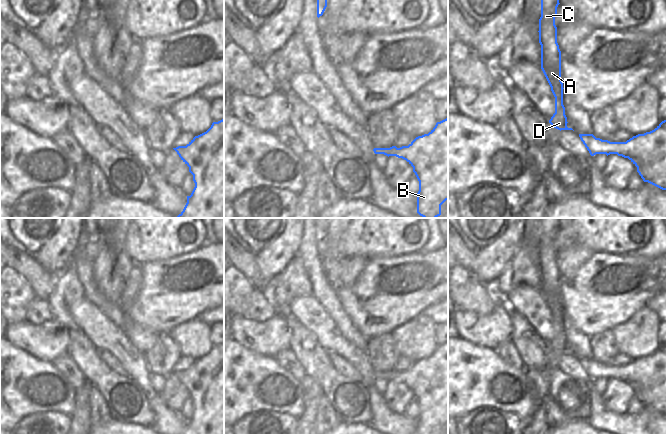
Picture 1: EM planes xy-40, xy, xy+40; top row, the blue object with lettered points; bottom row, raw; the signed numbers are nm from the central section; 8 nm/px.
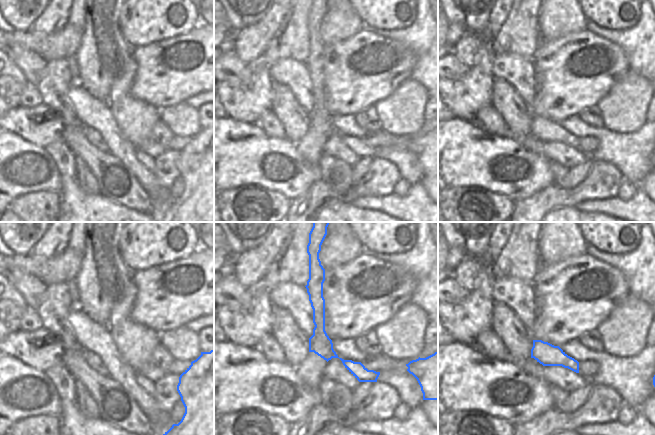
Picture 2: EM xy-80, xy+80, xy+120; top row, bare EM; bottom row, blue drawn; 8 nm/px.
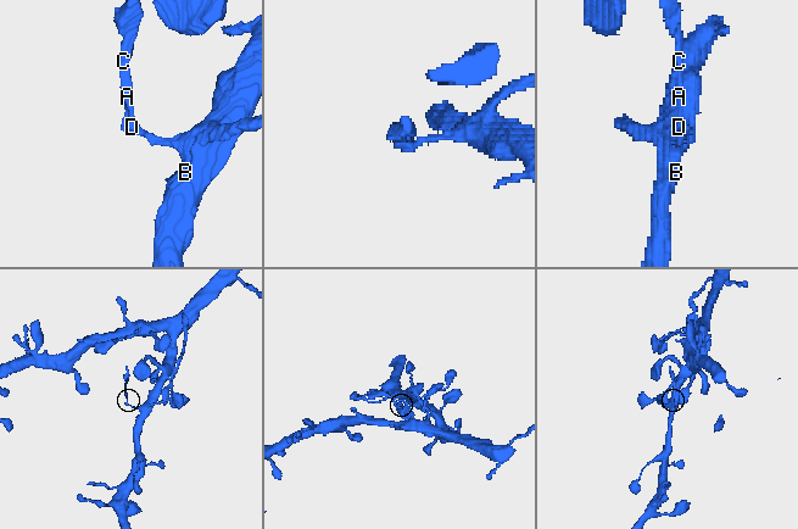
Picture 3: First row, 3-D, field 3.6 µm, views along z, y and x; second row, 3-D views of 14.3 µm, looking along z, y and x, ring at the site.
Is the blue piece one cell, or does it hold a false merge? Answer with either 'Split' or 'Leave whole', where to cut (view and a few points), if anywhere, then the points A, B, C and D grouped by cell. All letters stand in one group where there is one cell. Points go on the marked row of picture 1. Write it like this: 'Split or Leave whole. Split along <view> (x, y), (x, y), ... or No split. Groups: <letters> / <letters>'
Split. Split along xy+40 (621, 142), (620, 148), (614, 153). Groups: A C D / B

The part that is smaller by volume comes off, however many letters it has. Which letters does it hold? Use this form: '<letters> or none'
A, C, D

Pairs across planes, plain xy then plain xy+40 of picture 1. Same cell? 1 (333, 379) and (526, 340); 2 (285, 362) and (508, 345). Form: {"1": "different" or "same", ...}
{"1": "same", "2": "same"}

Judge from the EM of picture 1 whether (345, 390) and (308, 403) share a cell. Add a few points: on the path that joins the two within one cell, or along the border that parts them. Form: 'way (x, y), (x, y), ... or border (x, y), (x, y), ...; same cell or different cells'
border (307, 375), (318, 383), (323, 393); different cells

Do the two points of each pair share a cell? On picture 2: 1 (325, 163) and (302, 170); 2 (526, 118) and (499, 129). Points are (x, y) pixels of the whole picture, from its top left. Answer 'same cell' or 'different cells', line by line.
1: different cells
2: different cells

